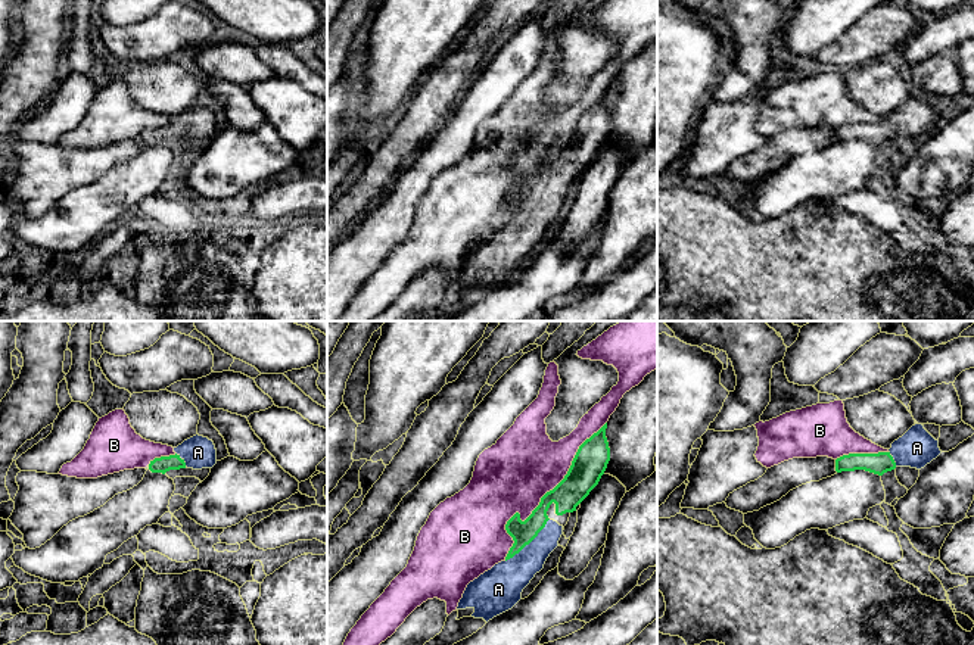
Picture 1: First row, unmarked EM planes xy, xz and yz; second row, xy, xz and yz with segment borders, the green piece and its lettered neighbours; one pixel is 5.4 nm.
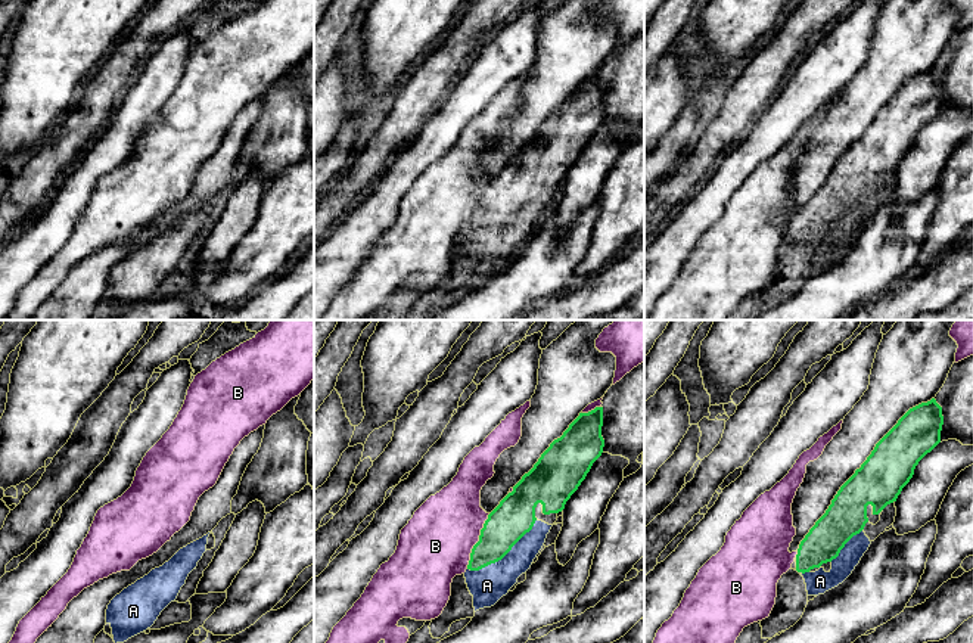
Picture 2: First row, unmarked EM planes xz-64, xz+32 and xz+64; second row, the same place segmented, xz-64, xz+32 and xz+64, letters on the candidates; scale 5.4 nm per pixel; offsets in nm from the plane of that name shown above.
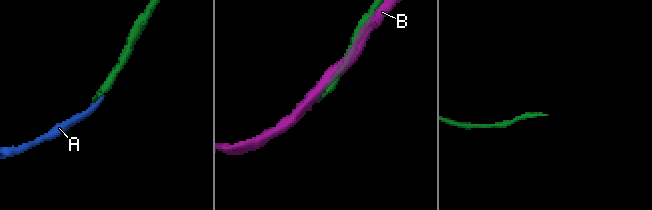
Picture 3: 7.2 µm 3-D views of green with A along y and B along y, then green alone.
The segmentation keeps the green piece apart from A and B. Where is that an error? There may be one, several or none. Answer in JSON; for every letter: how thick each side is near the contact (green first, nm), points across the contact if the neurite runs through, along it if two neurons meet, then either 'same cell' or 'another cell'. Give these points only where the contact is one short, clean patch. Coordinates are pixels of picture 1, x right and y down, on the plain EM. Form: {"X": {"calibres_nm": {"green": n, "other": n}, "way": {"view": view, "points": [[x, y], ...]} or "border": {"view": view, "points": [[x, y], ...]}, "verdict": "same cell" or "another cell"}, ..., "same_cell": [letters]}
{"A": {"calibres_nm": {"green": 130, "other": 220}, "way": {"view": "xz", "points": [[522, 202], [529, 212], [528, 226], [506, 251]]}, "verdict": "same cell"}, "B": {"calibres_nm": {"green": 170, "other": 400}, "verdict": "another cell"}, "same_cell": ["A"]}

